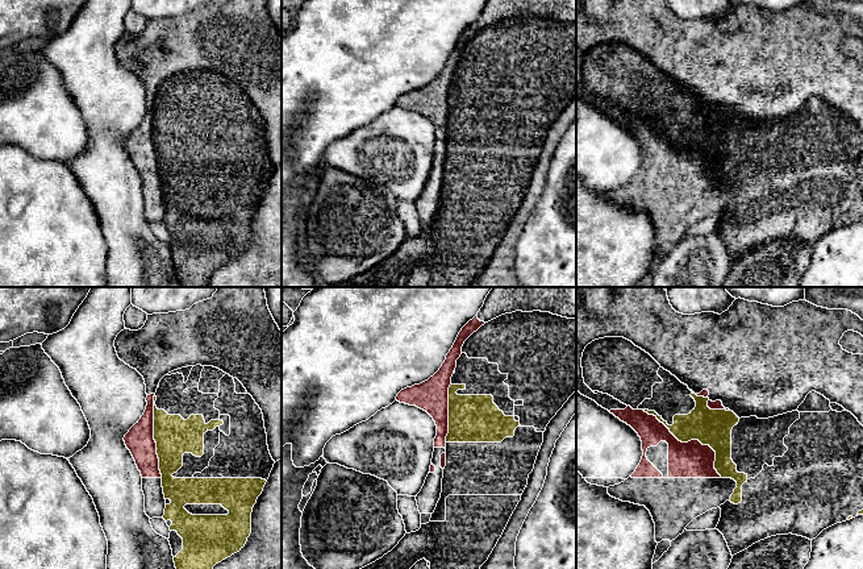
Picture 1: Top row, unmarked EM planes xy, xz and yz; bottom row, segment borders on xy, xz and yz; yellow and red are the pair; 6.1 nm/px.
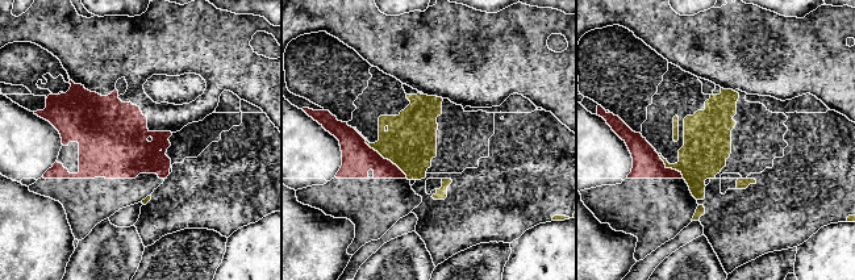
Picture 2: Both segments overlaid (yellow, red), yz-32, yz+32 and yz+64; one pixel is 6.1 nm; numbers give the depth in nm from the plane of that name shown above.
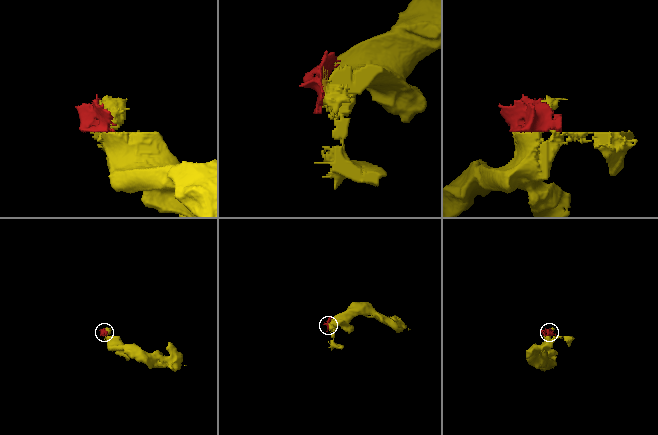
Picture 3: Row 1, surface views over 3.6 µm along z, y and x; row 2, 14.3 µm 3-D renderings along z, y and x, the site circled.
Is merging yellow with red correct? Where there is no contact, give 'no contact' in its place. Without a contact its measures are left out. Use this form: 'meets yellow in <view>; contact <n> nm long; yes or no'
meets yellow in yz; contact 650 nm long; no

